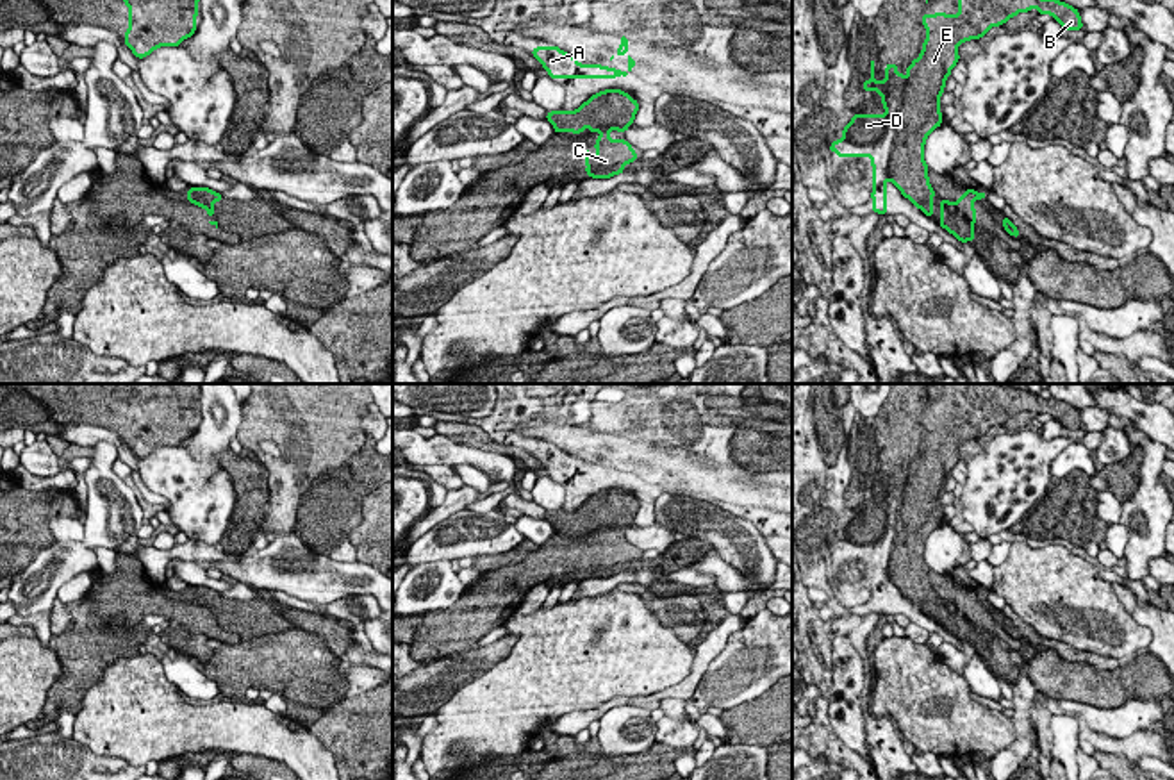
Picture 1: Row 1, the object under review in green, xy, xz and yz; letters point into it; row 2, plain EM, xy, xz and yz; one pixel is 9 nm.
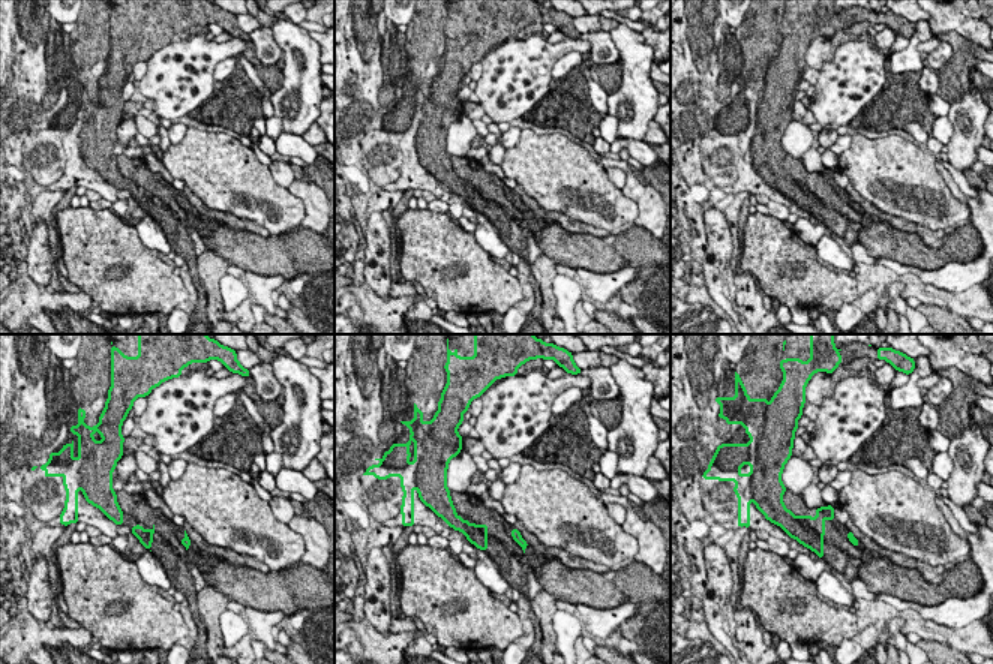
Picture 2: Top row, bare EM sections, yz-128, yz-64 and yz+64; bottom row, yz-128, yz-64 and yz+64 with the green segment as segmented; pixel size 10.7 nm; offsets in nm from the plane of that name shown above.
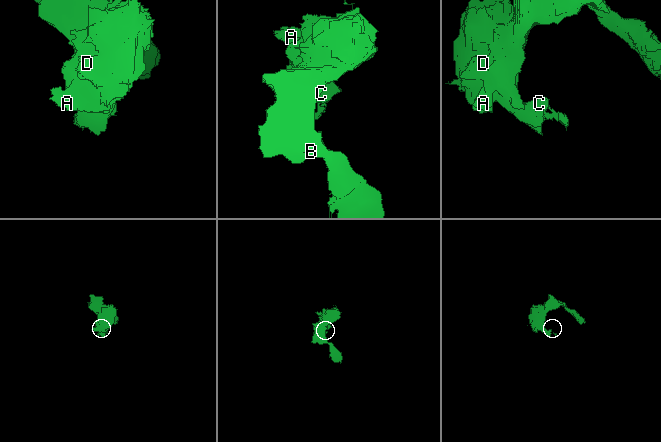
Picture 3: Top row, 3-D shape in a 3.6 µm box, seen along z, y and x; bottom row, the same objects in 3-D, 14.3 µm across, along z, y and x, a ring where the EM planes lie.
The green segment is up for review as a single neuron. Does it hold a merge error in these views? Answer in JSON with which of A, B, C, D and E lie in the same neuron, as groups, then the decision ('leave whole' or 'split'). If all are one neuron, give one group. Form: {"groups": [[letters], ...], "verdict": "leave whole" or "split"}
{"groups": [["A", "B", "C", "D", "E"]], "verdict": "leave whole"}

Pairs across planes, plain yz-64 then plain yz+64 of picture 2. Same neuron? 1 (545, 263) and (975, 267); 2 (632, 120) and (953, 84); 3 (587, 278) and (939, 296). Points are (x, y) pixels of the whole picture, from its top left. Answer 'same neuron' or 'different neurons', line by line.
1: different neurons
2: different neurons
3: different neurons

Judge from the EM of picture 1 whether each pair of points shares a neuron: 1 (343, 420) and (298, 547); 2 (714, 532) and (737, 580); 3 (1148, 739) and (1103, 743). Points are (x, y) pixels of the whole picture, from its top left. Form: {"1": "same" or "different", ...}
{"1": "different", "2": "different", "3": "same"}

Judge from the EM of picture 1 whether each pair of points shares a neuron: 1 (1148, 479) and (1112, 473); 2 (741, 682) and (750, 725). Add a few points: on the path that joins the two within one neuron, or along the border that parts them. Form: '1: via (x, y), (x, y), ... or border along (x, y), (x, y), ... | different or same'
1: border along (1139, 445), (1139, 488), (1121, 502) | different
2: border along (766, 691), (725, 711) | different

